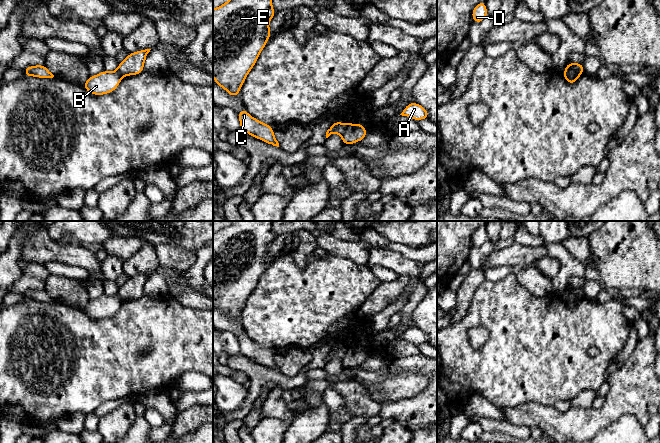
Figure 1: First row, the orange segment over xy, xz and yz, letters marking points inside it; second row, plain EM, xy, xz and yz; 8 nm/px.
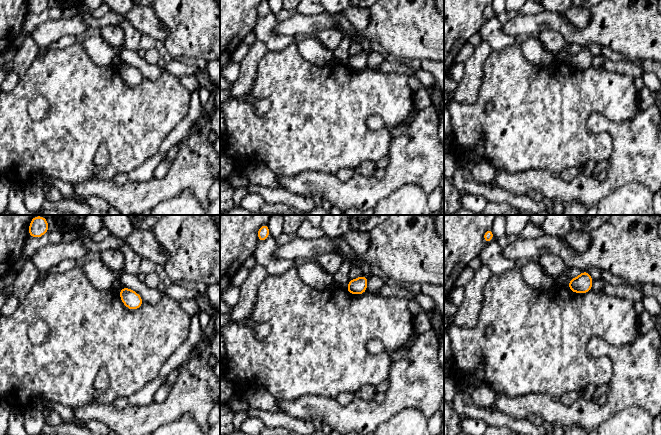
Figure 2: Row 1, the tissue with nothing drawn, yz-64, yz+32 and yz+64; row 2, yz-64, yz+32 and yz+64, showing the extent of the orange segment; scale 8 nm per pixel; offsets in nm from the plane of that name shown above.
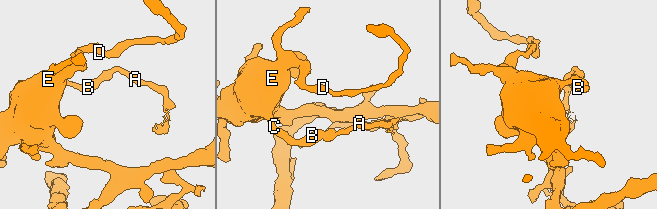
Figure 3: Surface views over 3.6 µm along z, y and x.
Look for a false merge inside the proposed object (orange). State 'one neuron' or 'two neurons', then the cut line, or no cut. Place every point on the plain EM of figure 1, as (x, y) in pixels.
two neurons; cut in xz along (346, 348), (341, 360)

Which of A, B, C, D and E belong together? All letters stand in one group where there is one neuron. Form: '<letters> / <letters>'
A / B C D E

